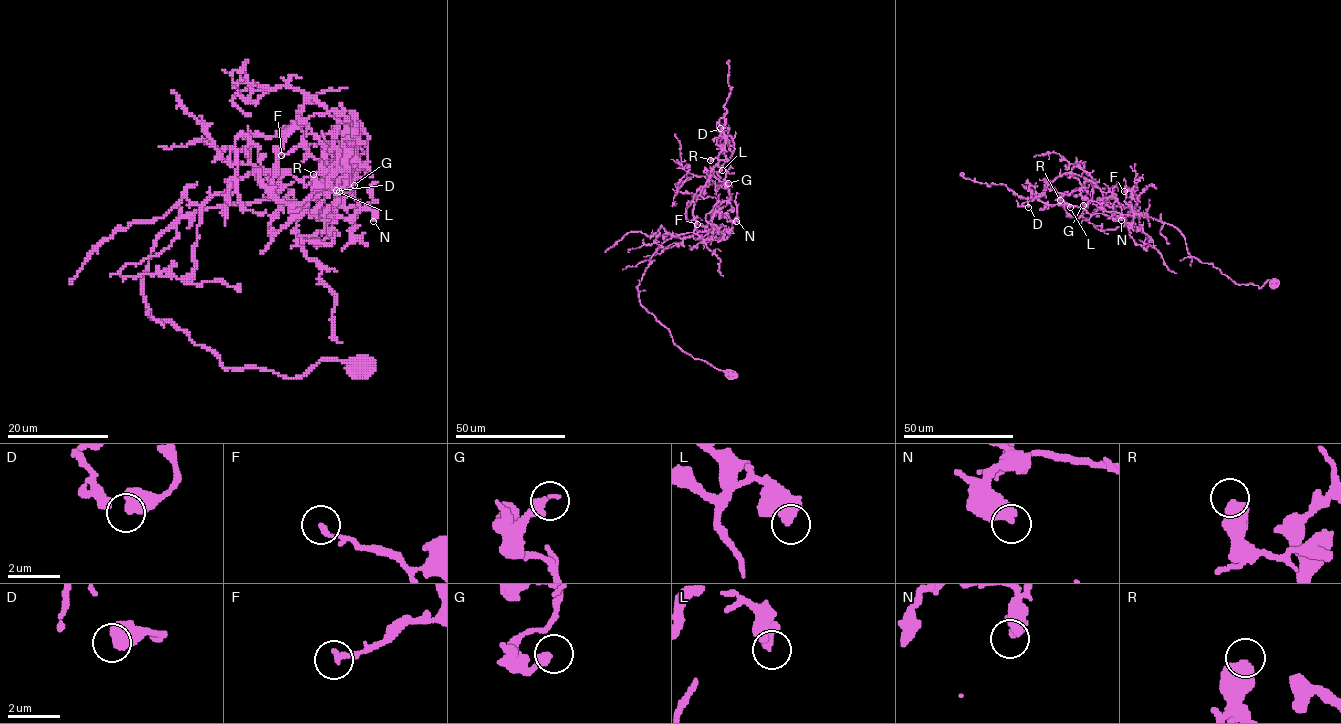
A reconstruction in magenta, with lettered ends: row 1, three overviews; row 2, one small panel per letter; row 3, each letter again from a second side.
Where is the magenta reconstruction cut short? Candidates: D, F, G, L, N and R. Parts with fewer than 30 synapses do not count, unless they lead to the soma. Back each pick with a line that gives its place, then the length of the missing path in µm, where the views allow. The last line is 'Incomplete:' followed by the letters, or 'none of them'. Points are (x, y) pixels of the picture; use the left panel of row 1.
Incomplete: none of them

